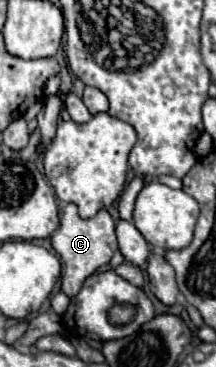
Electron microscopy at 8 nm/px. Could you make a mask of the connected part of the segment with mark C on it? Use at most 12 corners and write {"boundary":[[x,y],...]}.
{"boundary":[[74,204],[60,214],[52,248],[64,262],[62,292],[108,266],[118,250],[106,210],[82,220]]}

